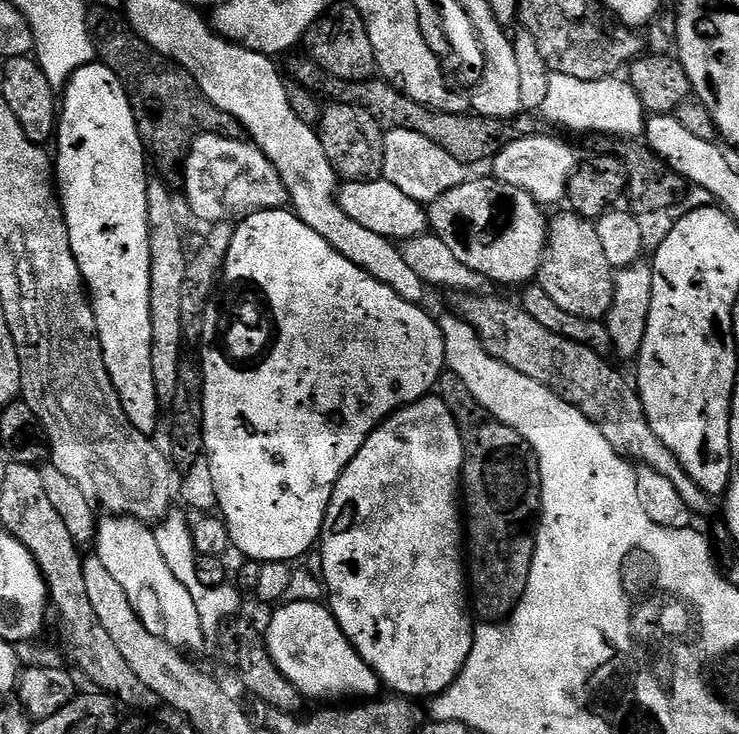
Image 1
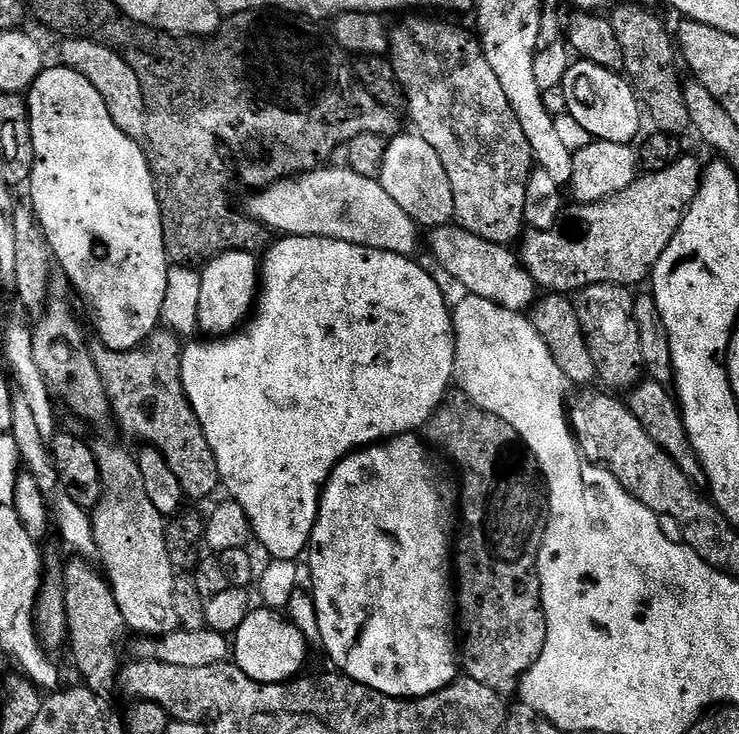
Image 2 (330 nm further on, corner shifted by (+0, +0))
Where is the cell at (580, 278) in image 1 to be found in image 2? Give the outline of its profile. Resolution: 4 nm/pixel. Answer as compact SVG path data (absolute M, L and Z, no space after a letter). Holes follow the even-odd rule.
M595 284L575 293L574 303L582 334L590 346L596 374L605 389L631 390L645 375L642 350L638 346L638 322L634 322L634 296L622 284Z

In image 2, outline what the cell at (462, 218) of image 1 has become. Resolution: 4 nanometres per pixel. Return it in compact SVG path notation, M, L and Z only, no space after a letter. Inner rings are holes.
M681 155L668 169L637 175L630 187L607 200L569 207L566 216L572 219L572 224L565 223L541 232L525 231L518 244L520 260L531 273L537 287L548 294L575 294L595 284L633 286L643 280L645 283L656 268L658 258L662 258L666 246L670 246L682 218L688 213L688 207L694 202L701 179L702 164L692 156Z

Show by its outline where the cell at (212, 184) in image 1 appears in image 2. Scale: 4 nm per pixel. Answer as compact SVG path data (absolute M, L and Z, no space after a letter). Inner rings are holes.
M321 166L312 172L301 172L299 176L290 176L286 180L280 180L271 184L268 188L262 188L251 193L252 201L246 209L247 215L258 223L264 225L265 229L272 228L276 234L284 236L317 236L327 240L345 240L354 246L382 250L399 256L412 256L416 248L416 221L386 194L386 190L379 180L362 178L362 174L354 174L349 168L334 168Z

